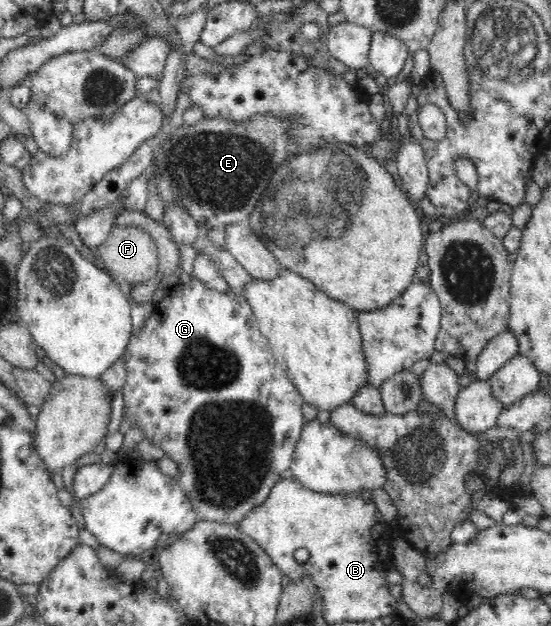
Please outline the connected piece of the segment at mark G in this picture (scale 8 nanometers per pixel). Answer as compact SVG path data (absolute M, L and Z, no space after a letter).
M195 277L185 278L177 286L167 288L167 293L155 303L153 313L154 316L147 319L141 330L133 330L130 343L122 356L127 370L123 387L123 414L132 425L144 431L144 439L149 439L153 445L161 447L165 451L165 456L177 464L179 479L176 480L191 500L199 520L237 525L250 511L267 501L272 487L282 479L281 474L290 469L293 452L306 422L302 410L305 401L297 392L290 377L287 377L285 371L277 365L268 340L261 334L253 310L244 294L220 292L208 288Z

